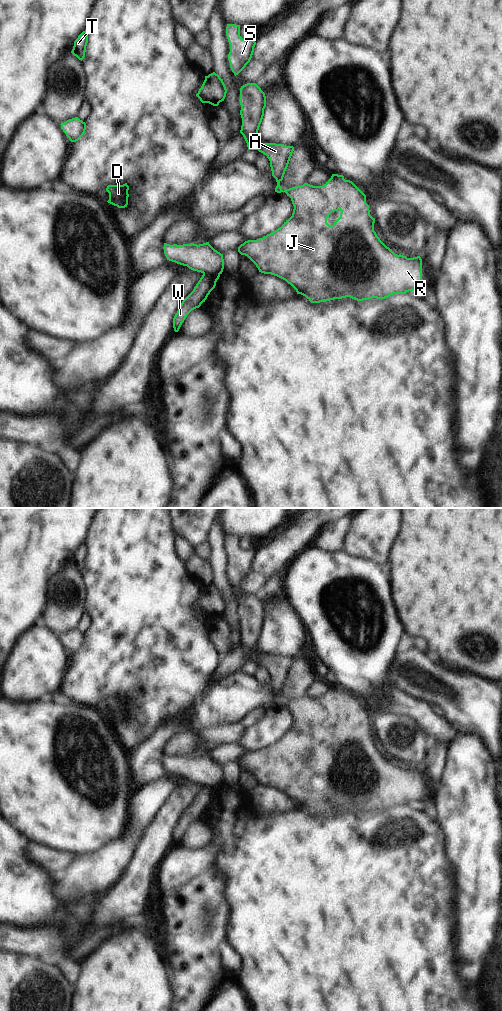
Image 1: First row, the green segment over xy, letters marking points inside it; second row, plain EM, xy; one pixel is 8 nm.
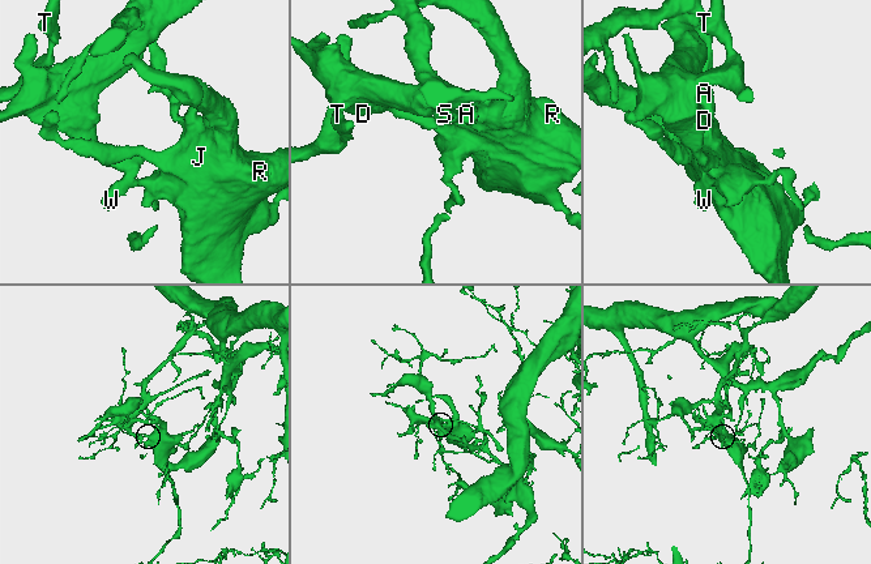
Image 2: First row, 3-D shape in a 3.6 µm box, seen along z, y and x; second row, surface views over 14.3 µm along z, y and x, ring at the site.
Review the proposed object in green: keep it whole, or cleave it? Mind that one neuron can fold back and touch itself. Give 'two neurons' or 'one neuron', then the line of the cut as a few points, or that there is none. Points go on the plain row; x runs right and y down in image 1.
two neurons | xy (203, 785), (207, 785), (217, 791)

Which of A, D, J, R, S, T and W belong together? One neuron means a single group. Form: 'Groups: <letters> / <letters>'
Groups: A J R S W / D T

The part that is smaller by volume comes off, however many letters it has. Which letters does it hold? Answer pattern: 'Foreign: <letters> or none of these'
Foreign: D, T

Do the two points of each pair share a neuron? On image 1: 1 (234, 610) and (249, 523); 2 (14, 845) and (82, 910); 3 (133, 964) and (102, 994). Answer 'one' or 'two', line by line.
1: two
2: one
3: one

